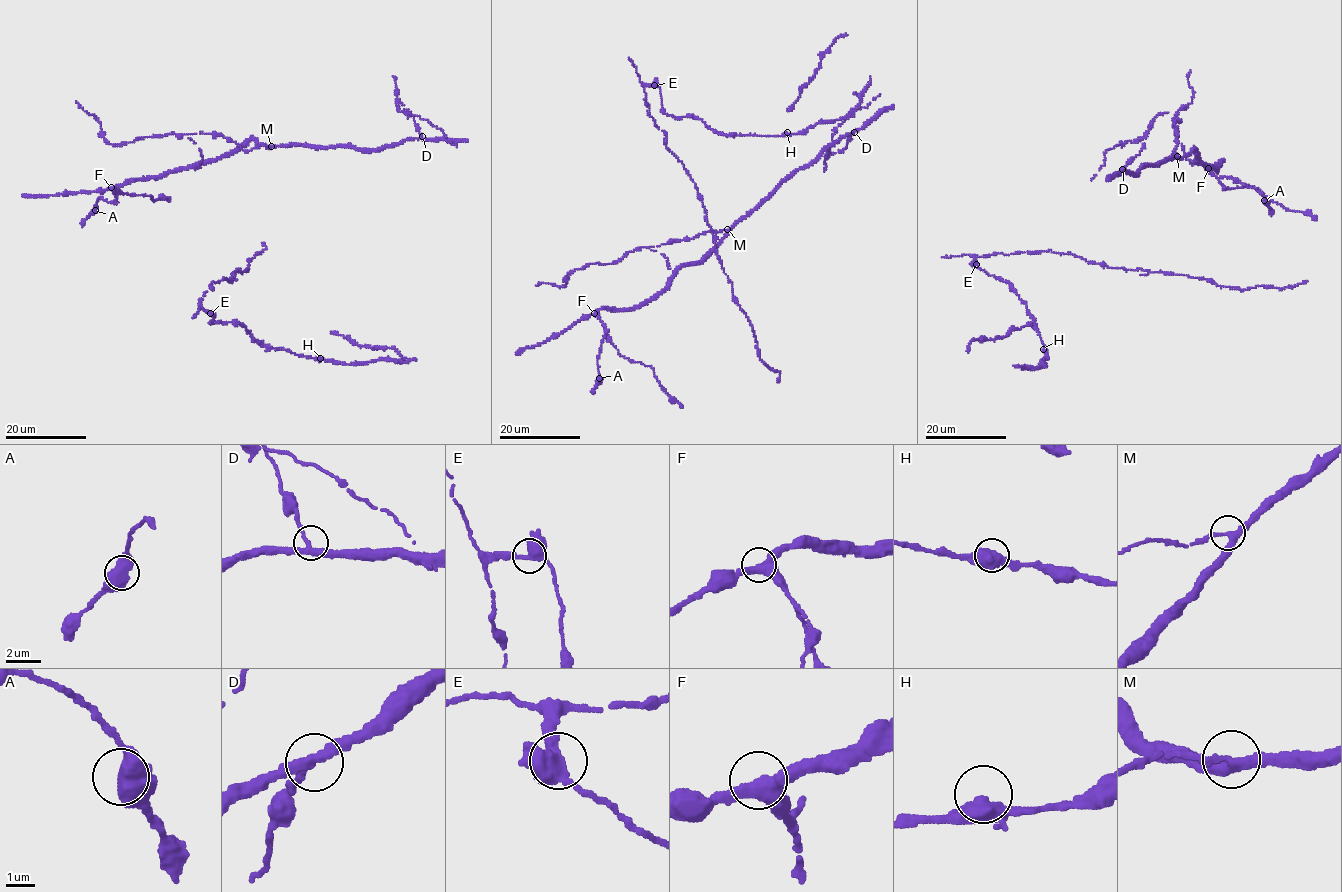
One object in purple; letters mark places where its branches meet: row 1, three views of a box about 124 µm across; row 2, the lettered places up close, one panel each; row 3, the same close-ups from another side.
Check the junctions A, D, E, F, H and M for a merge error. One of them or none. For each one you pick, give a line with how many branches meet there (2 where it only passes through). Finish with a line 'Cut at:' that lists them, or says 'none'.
E: Branches: 3
Cut at: E

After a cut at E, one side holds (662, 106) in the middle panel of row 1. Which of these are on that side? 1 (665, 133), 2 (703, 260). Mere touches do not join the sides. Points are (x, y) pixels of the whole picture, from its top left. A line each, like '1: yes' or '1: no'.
1: no
2: yes

